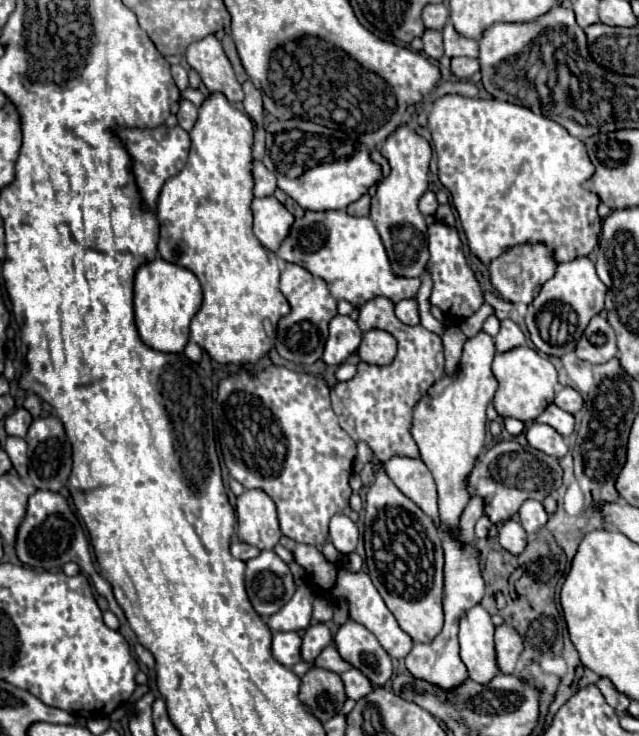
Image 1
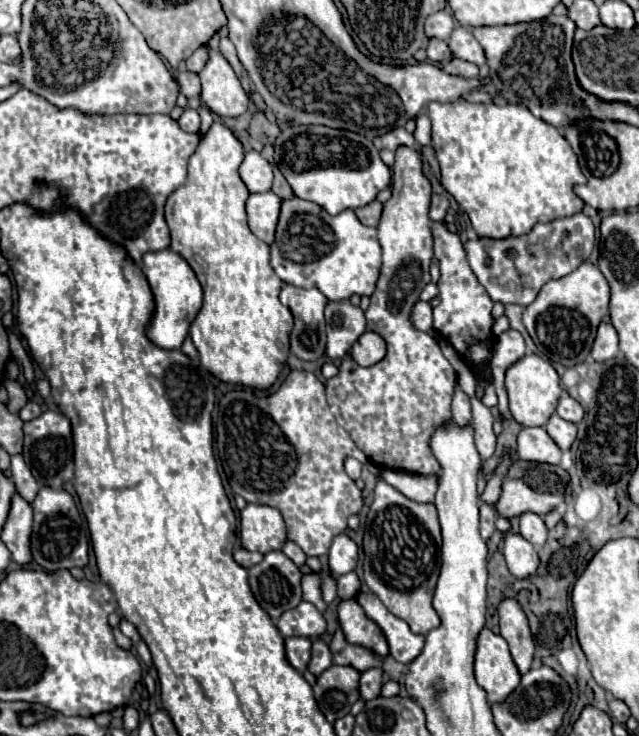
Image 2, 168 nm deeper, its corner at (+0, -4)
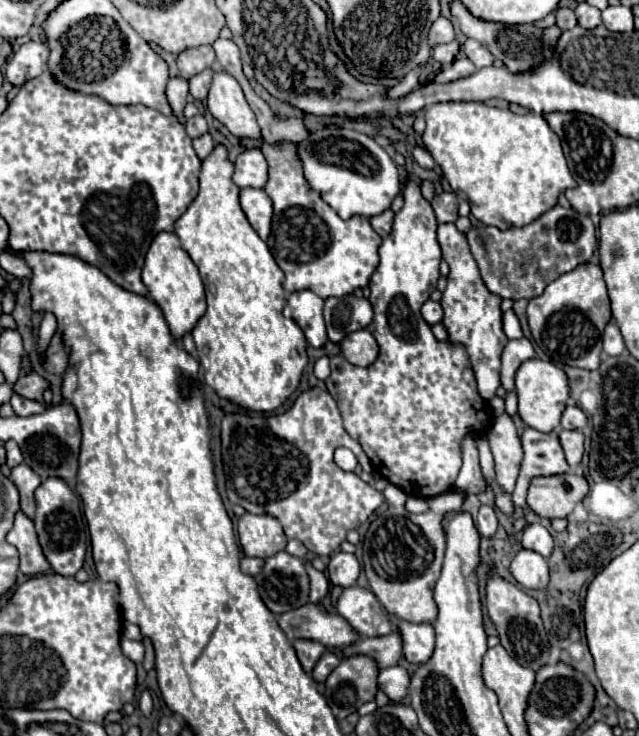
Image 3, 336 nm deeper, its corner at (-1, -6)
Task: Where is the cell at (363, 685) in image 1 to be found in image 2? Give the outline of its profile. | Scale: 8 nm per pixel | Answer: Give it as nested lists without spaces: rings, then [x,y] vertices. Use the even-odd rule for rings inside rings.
[[[370,669],[370,671],[364,671],[360,675],[360,697],[364,701],[368,699],[374,699],[380,695],[380,689],[382,689],[382,671],[380,669]]]

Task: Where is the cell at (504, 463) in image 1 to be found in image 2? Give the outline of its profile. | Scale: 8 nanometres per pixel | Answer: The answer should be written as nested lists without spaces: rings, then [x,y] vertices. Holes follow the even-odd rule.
[[[514,461],[504,479],[502,479],[502,493],[498,503],[494,505],[494,509],[498,511],[500,517],[504,519],[512,519],[518,517],[526,511],[538,513],[538,515],[546,515],[548,511],[552,511],[558,503],[564,501],[566,497],[566,487],[568,487],[568,473],[558,467],[558,465],[550,465],[550,463],[530,463],[530,461]]]

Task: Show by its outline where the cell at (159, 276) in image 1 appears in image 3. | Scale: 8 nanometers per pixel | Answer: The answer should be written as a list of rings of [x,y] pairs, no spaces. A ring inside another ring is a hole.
[[[175,233],[155,235],[145,255],[143,283],[149,289],[149,299],[163,311],[171,335],[181,341],[181,337],[189,333],[205,313],[205,287],[195,263],[191,261],[189,253],[179,245],[179,237],[175,237]]]

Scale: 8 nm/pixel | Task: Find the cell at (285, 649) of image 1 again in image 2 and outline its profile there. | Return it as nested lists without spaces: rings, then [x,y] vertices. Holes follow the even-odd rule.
[[[288,637],[284,641],[286,645],[286,659],[296,671],[304,671],[310,661],[310,645],[312,641],[308,637]]]

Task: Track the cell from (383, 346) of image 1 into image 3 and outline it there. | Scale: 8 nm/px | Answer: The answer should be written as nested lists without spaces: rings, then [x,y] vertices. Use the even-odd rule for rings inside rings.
[[[367,329],[349,333],[339,345],[341,345],[341,355],[349,363],[359,365],[359,367],[371,365],[377,359],[377,355],[379,355],[377,341],[375,341],[375,337]]]

